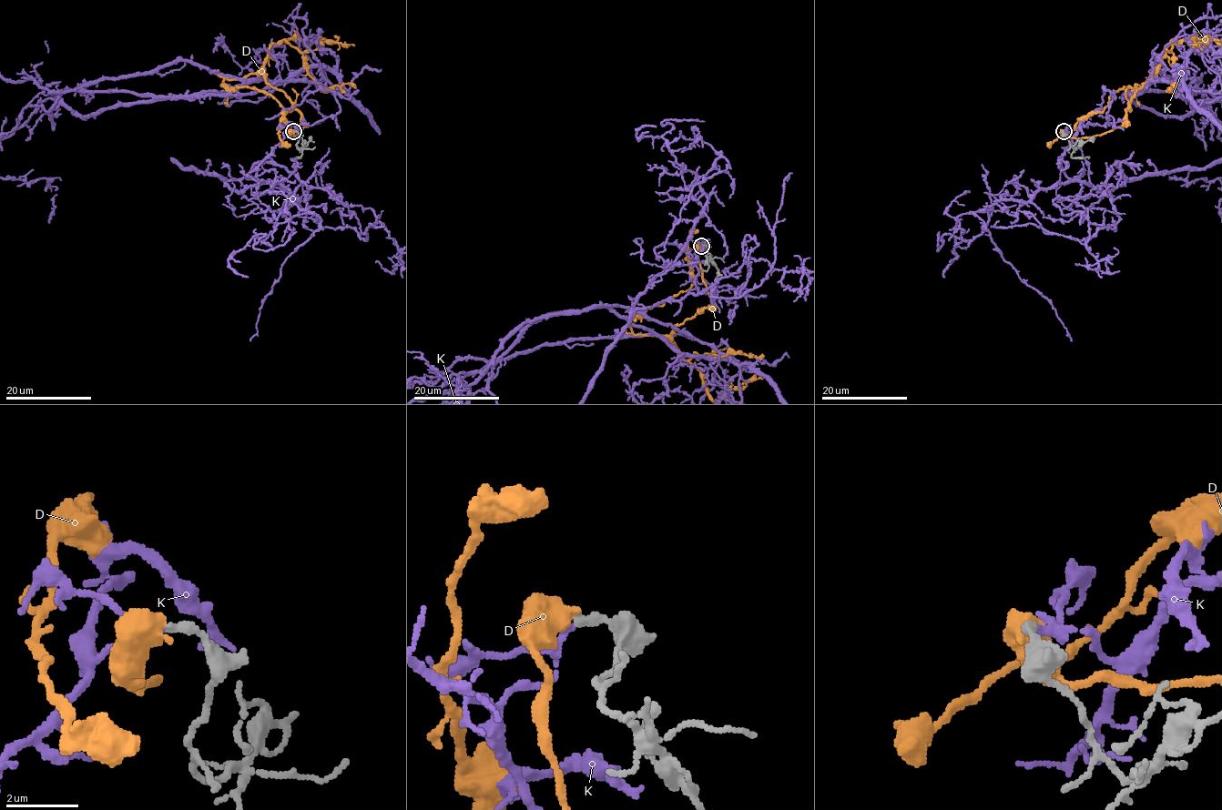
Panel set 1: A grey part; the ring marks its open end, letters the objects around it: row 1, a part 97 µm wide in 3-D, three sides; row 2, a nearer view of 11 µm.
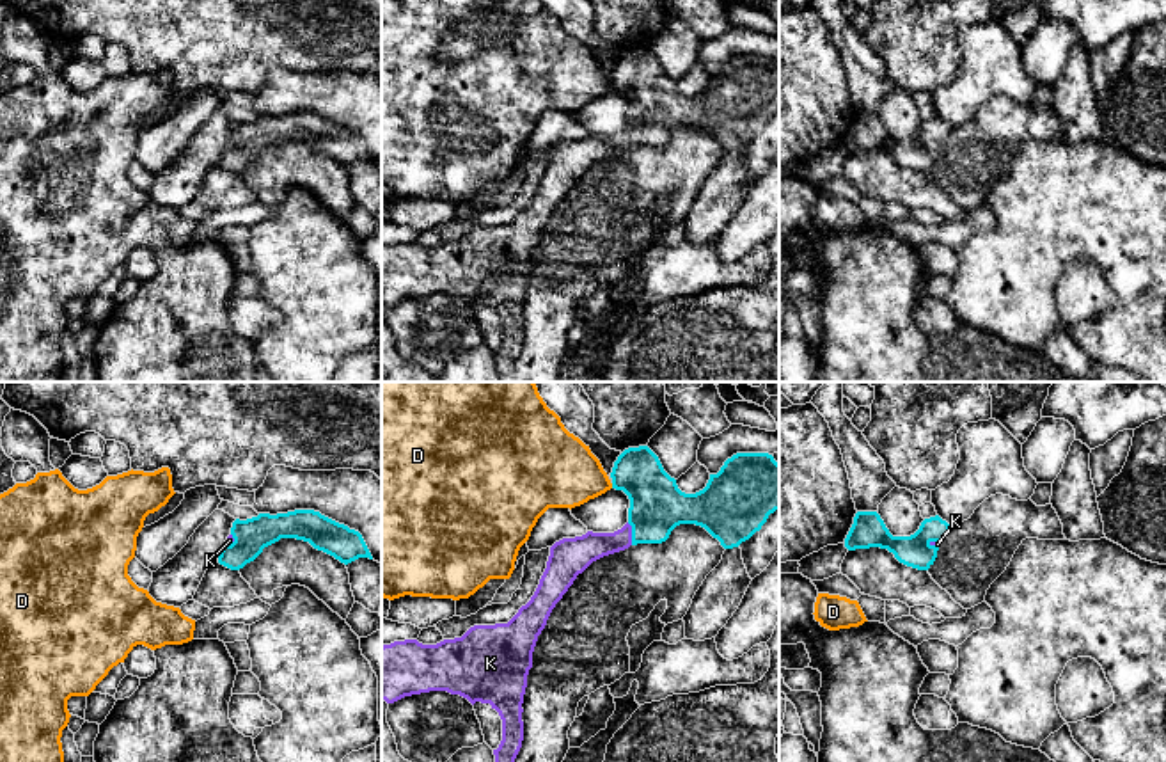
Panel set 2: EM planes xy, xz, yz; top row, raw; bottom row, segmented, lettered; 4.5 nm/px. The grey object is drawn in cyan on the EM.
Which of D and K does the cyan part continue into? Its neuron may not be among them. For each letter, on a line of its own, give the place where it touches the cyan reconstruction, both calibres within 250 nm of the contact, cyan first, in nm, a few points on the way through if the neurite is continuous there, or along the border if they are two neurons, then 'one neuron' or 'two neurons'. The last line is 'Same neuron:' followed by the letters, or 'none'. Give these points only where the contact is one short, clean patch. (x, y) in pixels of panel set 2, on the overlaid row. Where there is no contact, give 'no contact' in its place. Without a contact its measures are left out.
D: contact xz (613, 485); calibres 240 and 340 nm; border xz (611, 484), (613, 487); two neurons
K: contact xz (632, 533); calibres 240 and 140 nm; way xz (657, 505), (632, 533), (581, 551); one neuron
Same neuron: K

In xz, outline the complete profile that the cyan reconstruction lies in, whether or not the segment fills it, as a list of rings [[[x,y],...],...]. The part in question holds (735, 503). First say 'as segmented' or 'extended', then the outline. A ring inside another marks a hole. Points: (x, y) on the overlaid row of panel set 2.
extended; [[[628,448],[614,462],[612,488],[630,499],[628,522],[614,533],[587,531],[550,547],[531,600],[508,623],[474,625],[461,638],[382,647],[382,700],[447,691],[490,703],[502,719],[495,762],[515,762],[522,741],[522,703],[532,652],[547,620],[593,561],[637,544],[662,544],[680,524],[705,528],[724,549],[738,547],[779,510],[779,464],[768,453],[737,453],[696,494],[678,488],[648,448]]]

